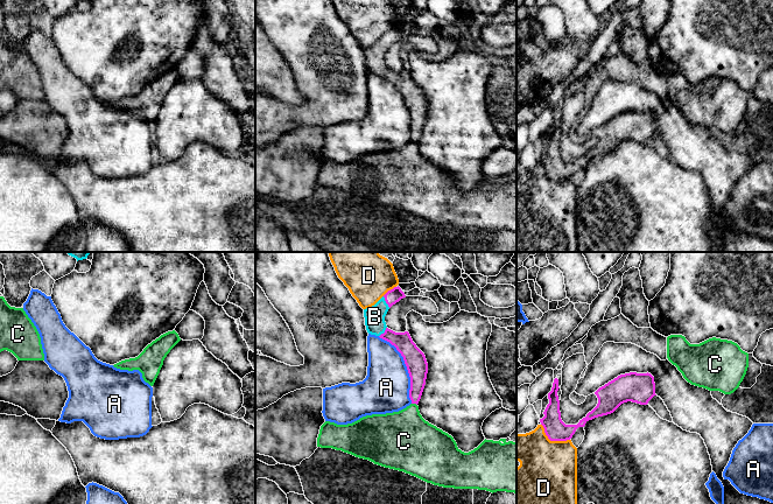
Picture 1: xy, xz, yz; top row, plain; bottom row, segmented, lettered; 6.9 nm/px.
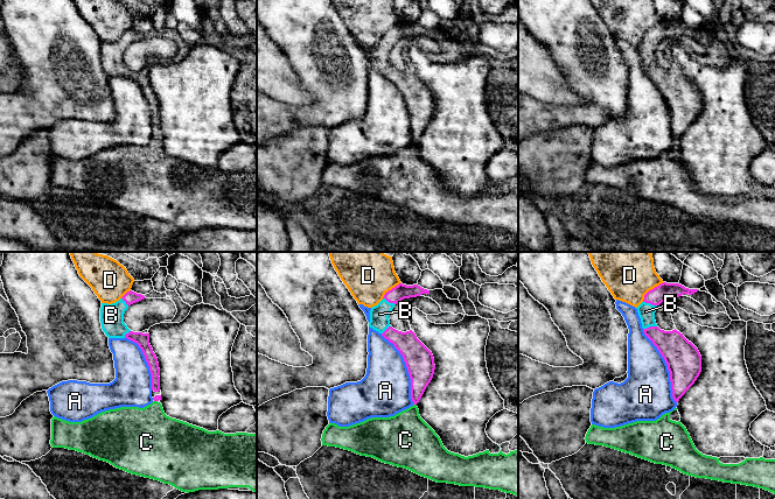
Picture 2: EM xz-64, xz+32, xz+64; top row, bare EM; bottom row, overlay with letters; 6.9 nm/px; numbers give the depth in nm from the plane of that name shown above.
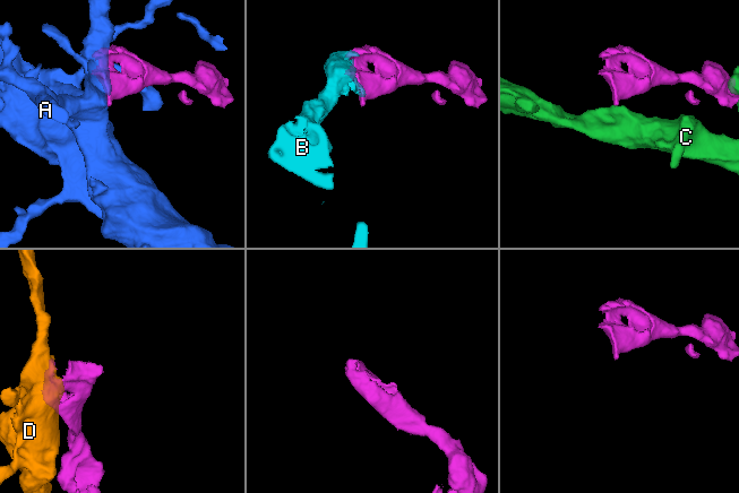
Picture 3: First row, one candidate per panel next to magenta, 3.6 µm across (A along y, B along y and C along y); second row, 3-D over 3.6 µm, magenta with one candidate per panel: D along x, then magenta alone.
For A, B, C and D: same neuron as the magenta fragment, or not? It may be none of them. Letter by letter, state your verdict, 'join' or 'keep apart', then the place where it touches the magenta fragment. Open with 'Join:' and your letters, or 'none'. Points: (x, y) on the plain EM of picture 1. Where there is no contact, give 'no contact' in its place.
Join: B
A: keep apart | xz (406, 104)
B: join | xz (386, 41)
C: keep apart | xz (414, 141)
D: keep apart | yz (552, 179)

